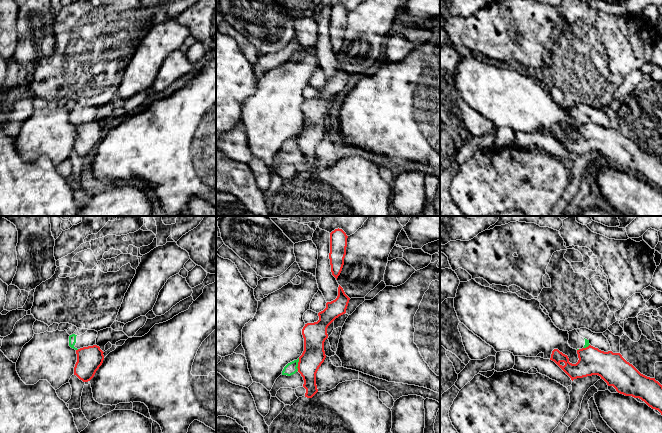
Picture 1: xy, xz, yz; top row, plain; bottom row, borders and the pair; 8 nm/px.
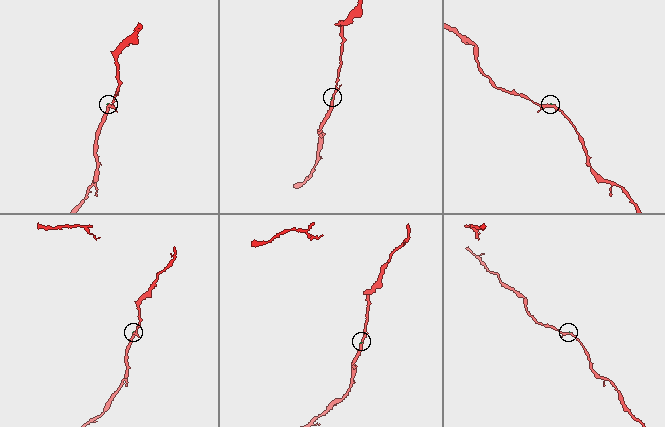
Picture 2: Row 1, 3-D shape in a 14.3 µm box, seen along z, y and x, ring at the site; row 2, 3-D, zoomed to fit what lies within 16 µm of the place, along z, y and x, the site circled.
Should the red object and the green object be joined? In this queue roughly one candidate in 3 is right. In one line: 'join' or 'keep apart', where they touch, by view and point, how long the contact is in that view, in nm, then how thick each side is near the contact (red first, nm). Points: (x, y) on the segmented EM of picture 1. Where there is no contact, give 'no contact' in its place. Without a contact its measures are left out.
keep apart; contact xz (298, 364); length 110 nm; calibres 180 and 100 nm

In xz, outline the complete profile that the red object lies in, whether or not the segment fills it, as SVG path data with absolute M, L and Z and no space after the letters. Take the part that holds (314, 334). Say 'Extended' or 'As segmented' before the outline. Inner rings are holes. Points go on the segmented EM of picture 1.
As segmented. M339 285L337 298L326 303L326 308L318 313L319 320L305 324L302 329L304 351L299 357L297 368L303 377L307 398L312 398L318 392L316 373L326 358L324 342L328 338L327 328L336 318L346 313L349 300Z

